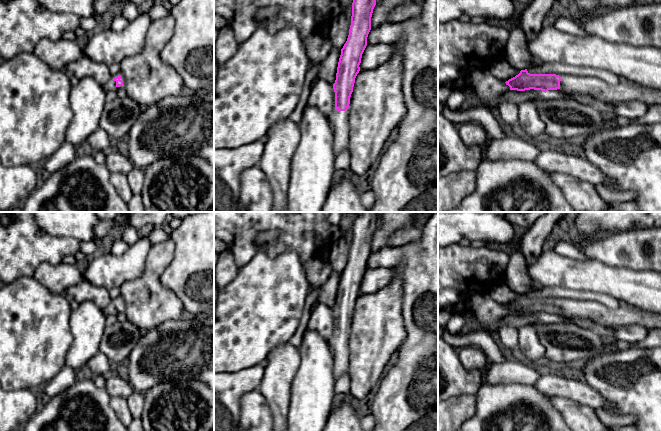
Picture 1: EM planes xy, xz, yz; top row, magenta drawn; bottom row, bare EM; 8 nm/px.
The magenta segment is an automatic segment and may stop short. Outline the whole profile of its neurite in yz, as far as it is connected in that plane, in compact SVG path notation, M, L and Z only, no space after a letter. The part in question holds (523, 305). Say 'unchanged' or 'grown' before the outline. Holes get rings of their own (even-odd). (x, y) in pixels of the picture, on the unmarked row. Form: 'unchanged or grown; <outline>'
grown; M527 293L505 306L510 314L548 314L562 313L567 317L590 319L603 329L620 329L639 324L648 330L661 329L661 315L638 309L625 302L617 308L609 308L597 301L579 301L556 298L530 298Z

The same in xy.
grown; M119 299L115 302L113 302L108 307L106 307L105 310L104 310L104 314L105 315L110 315L110 314L113 314L116 311L120 311L120 310L123 310L123 305L121 303L121 300Z

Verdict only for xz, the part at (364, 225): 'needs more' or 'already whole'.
needs more

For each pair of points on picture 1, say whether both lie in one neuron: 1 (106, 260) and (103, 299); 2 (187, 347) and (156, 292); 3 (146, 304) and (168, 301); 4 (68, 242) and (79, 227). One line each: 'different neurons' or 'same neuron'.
1: different neurons
2: different neurons
3: same neuron
4: different neurons

